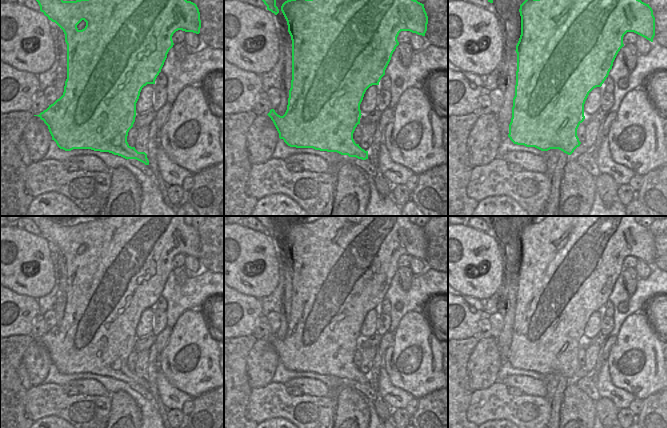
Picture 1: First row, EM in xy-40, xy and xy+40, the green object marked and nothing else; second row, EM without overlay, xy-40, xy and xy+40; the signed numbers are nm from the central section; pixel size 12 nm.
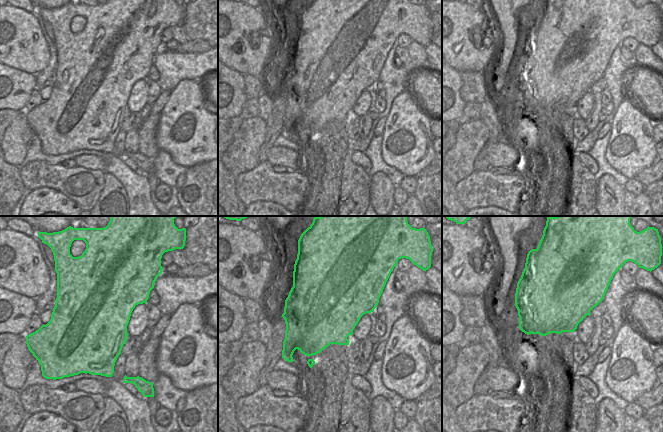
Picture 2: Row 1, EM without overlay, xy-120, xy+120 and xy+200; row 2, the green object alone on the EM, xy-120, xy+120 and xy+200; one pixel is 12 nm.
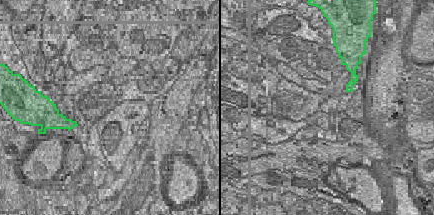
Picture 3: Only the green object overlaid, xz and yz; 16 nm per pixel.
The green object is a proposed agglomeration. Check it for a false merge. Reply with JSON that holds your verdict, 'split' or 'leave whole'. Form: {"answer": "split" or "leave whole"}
{"answer": "leave whole"}

